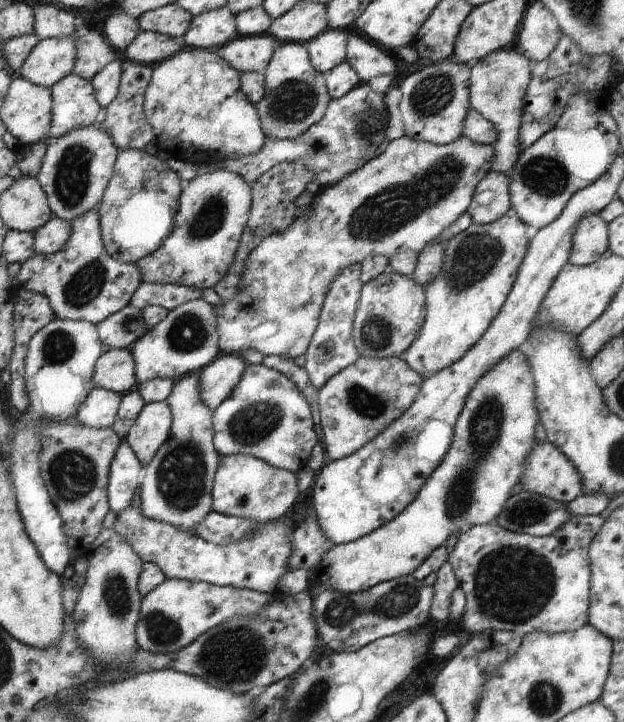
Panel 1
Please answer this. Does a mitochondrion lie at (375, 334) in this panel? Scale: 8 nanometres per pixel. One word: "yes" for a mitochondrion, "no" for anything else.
yes

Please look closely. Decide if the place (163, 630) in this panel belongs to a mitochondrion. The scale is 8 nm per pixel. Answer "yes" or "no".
yes

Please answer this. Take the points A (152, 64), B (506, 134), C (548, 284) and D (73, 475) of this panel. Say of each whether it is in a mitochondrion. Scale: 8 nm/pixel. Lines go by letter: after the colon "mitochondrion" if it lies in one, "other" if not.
A: other
B: other
C: other
D: mitochondrion

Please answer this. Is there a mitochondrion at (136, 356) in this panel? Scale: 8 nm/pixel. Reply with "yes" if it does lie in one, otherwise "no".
no

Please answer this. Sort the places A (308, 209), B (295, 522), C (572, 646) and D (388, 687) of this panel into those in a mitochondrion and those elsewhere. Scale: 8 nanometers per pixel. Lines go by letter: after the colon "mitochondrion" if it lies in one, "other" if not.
A: other
B: other
C: other
D: other

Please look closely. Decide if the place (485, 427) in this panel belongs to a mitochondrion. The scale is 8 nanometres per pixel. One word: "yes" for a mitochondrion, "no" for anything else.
yes

